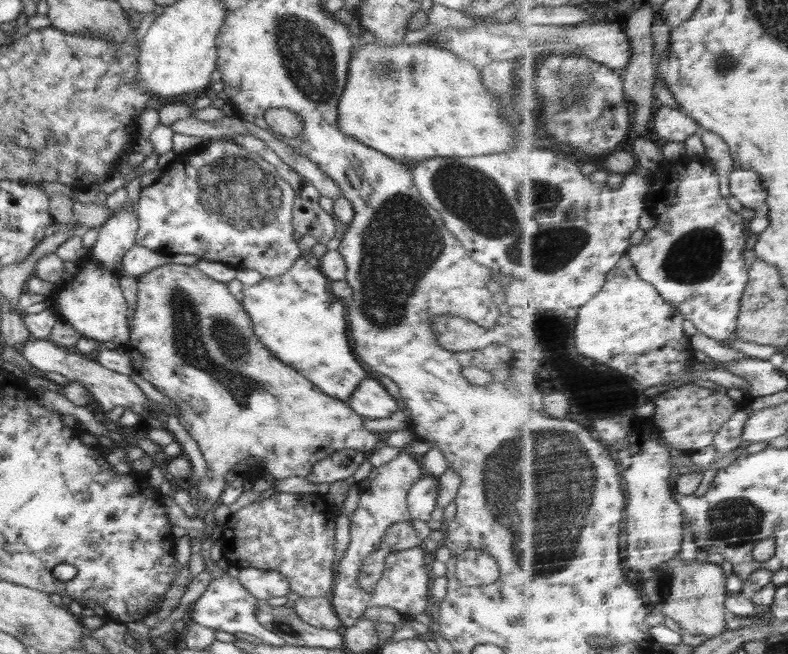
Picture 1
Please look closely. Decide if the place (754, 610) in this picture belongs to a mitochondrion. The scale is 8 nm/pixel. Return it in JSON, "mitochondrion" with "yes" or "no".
{"mitochondrion":"no"}

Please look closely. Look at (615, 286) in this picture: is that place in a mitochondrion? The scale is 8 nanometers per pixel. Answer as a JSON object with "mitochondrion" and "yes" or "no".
{"mitochondrion":"no"}

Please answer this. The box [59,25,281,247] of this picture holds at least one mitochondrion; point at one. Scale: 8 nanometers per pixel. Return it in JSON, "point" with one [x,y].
{"point":[75,52]}

